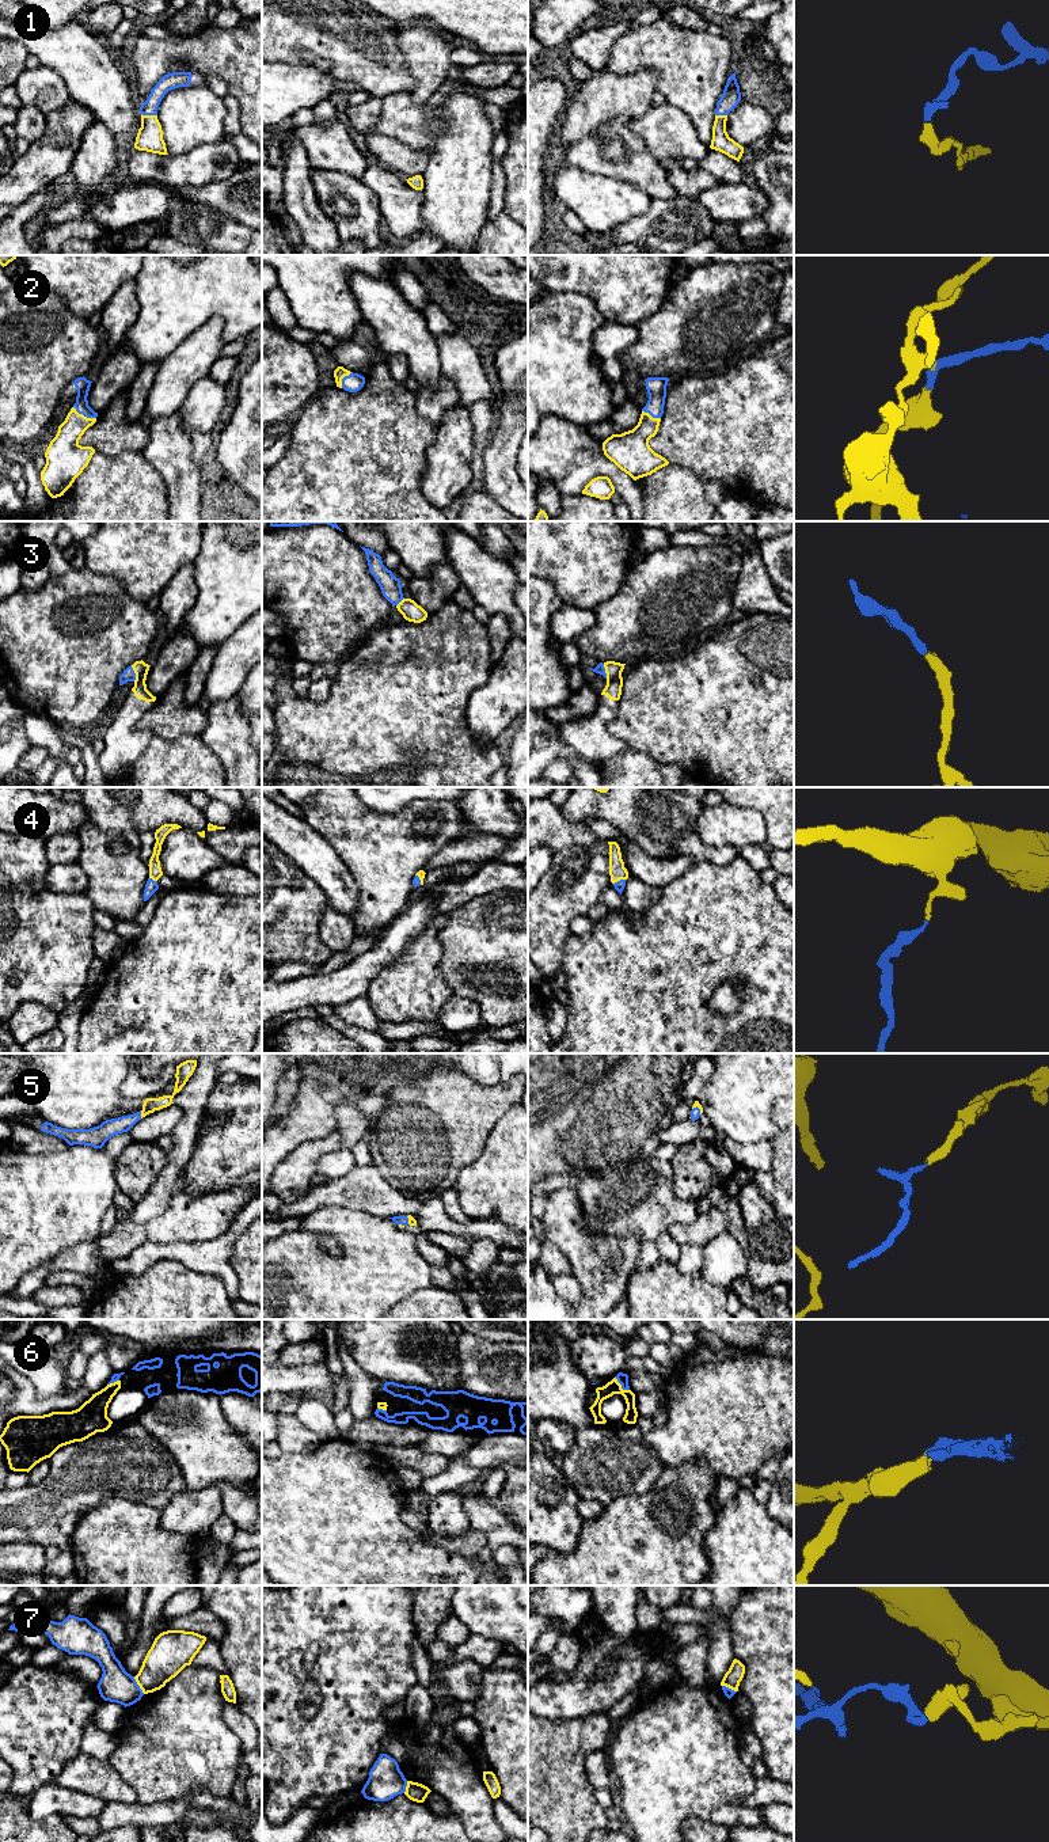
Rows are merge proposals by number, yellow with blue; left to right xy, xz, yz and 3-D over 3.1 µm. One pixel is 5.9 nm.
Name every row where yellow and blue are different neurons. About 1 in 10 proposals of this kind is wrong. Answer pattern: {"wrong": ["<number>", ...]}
{"wrong": ["7"]}

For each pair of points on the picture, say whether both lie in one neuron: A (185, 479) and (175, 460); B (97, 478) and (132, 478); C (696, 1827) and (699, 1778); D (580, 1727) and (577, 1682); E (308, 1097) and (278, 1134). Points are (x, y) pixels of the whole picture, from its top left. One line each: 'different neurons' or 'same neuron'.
A: same neuron
B: same neuron
C: different neurons
D: different neurons
E: same neuron

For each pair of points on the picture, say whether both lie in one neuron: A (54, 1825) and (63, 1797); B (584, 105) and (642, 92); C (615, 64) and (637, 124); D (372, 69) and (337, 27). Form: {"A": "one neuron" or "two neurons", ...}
{"A": "two neurons", "B": "one neuron", "C": "two neurons", "D": "one neuron"}

